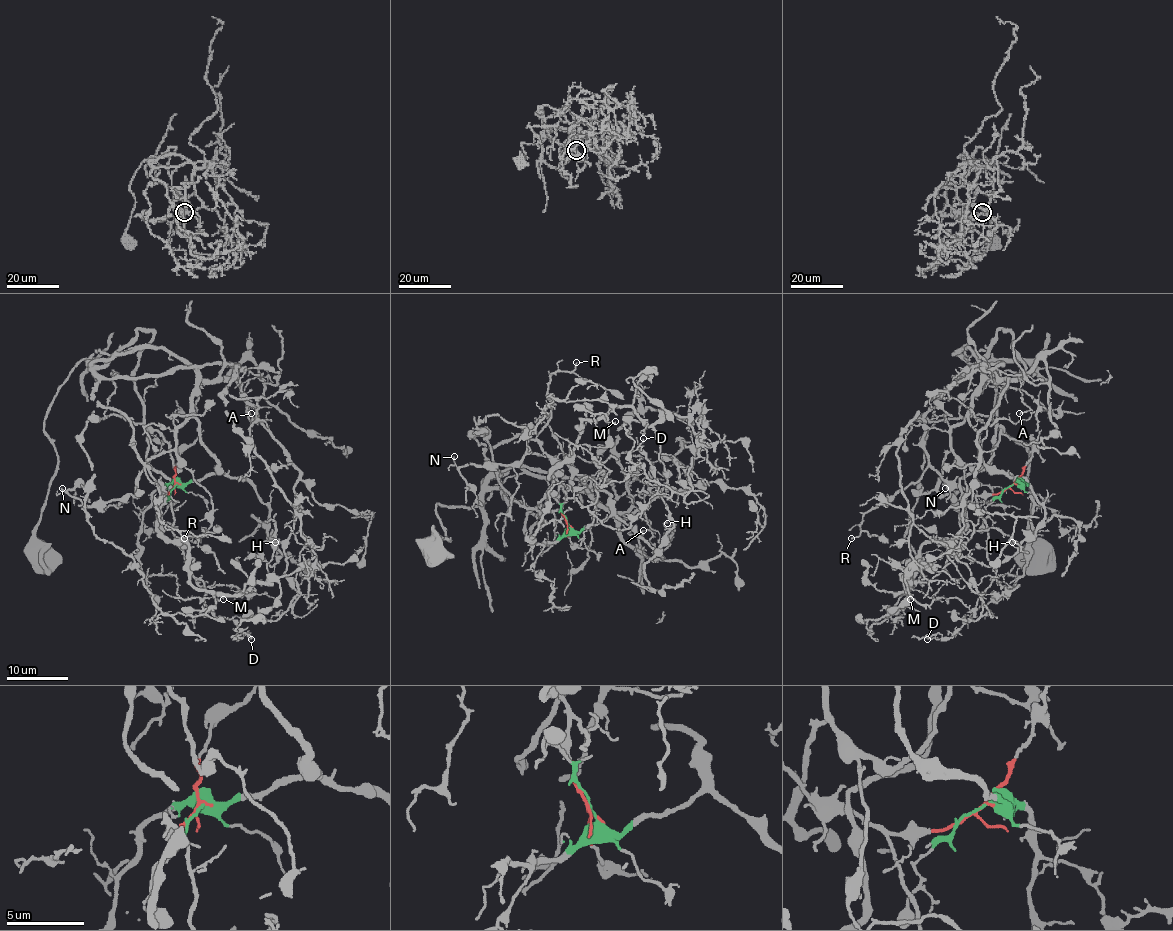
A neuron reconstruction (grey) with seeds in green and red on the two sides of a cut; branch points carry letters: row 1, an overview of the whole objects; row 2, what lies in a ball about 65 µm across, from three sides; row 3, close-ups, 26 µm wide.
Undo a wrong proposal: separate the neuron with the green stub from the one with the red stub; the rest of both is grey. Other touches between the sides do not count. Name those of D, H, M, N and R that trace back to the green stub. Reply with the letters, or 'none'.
H, M, N

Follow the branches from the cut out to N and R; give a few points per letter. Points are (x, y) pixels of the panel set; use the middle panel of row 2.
N: (566, 521), (581, 531), (611, 513), (608, 494), (569, 462), (529, 448), (512, 464), (458, 467), (453, 456)
R: (566, 522), (554, 460), (537, 434), (550, 417), (550, 374), (570, 372), (577, 362)

